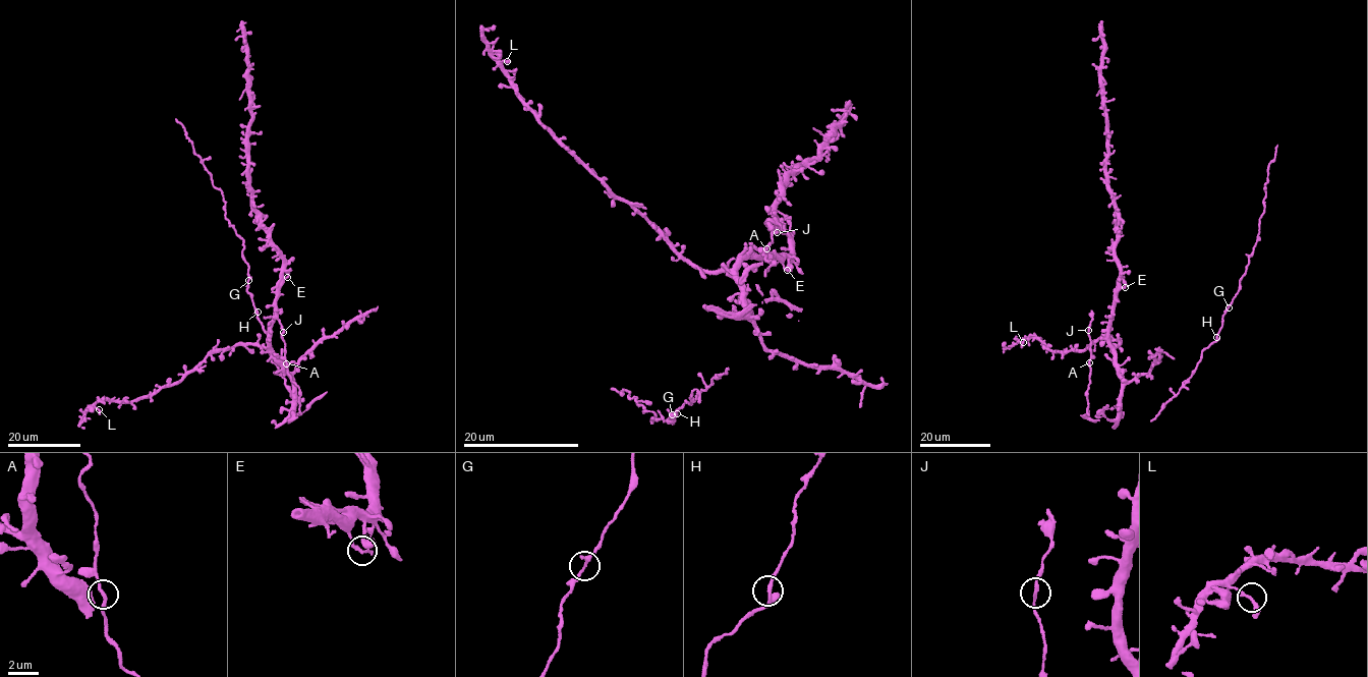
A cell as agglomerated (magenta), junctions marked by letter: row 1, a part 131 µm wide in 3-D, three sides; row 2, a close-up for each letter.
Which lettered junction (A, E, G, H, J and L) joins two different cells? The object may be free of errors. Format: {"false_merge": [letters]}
{"false_merge": []}

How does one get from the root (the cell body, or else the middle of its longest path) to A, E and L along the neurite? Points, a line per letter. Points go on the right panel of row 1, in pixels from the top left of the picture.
A: (1120, 392), (1120, 416), (1117, 419), (1089, 415), (1087, 390), (1089, 362)
E: (1120, 392), (1122, 381), (1107, 338), (1107, 325), (1114, 295), (1125, 287)
L: (1120, 392), (1114, 351), (1121, 341), (1103, 335), (1086, 348), (1065, 351), (1032, 337), (1023, 342)

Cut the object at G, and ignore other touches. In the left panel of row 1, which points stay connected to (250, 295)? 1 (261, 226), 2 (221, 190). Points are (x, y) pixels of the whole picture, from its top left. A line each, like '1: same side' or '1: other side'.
1: same side
2: other side

